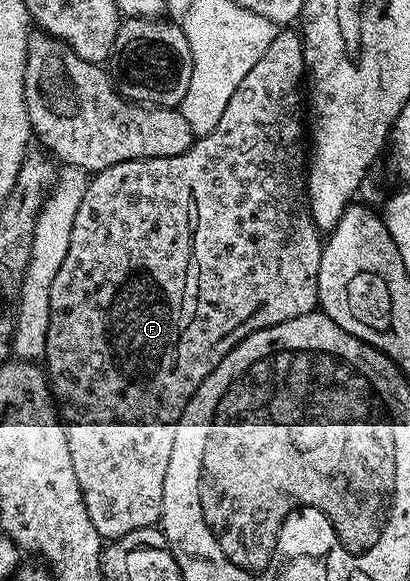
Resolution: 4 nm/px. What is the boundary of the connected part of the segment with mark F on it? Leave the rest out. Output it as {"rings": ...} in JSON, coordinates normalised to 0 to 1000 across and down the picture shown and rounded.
{"rings":[[[720,48],[673,50],[666,76],[646,83],[627,110],[607,117],[598,138],[578,145],[578,158],[559,165],[539,207],[520,227],[478,236],[441,269],[356,272],[276,282],[239,294],[215,312],[198,358],[178,377],[178,399],[168,399],[168,434],[129,489],[120,496],[120,565],[110,642],[134,680],[134,697],[163,735],[168,785],[178,790],[178,814],[198,833],[198,854],[227,909],[256,929],[278,929],[327,912],[378,905],[398,890],[402,854],[402,812],[412,812],[412,785],[422,785],[427,733],[441,723],[446,706],[466,694],[466,683],[502,654],[520,633],[549,620],[554,608],[588,592],[617,571],[637,571],[659,561],[715,551],[737,540],[756,540],[778,518],[778,463],[788,439],[790,411],[768,389],[749,346],[749,303],[744,298],[744,182],[729,177],[729,153],[744,148],[739,67]]]}

